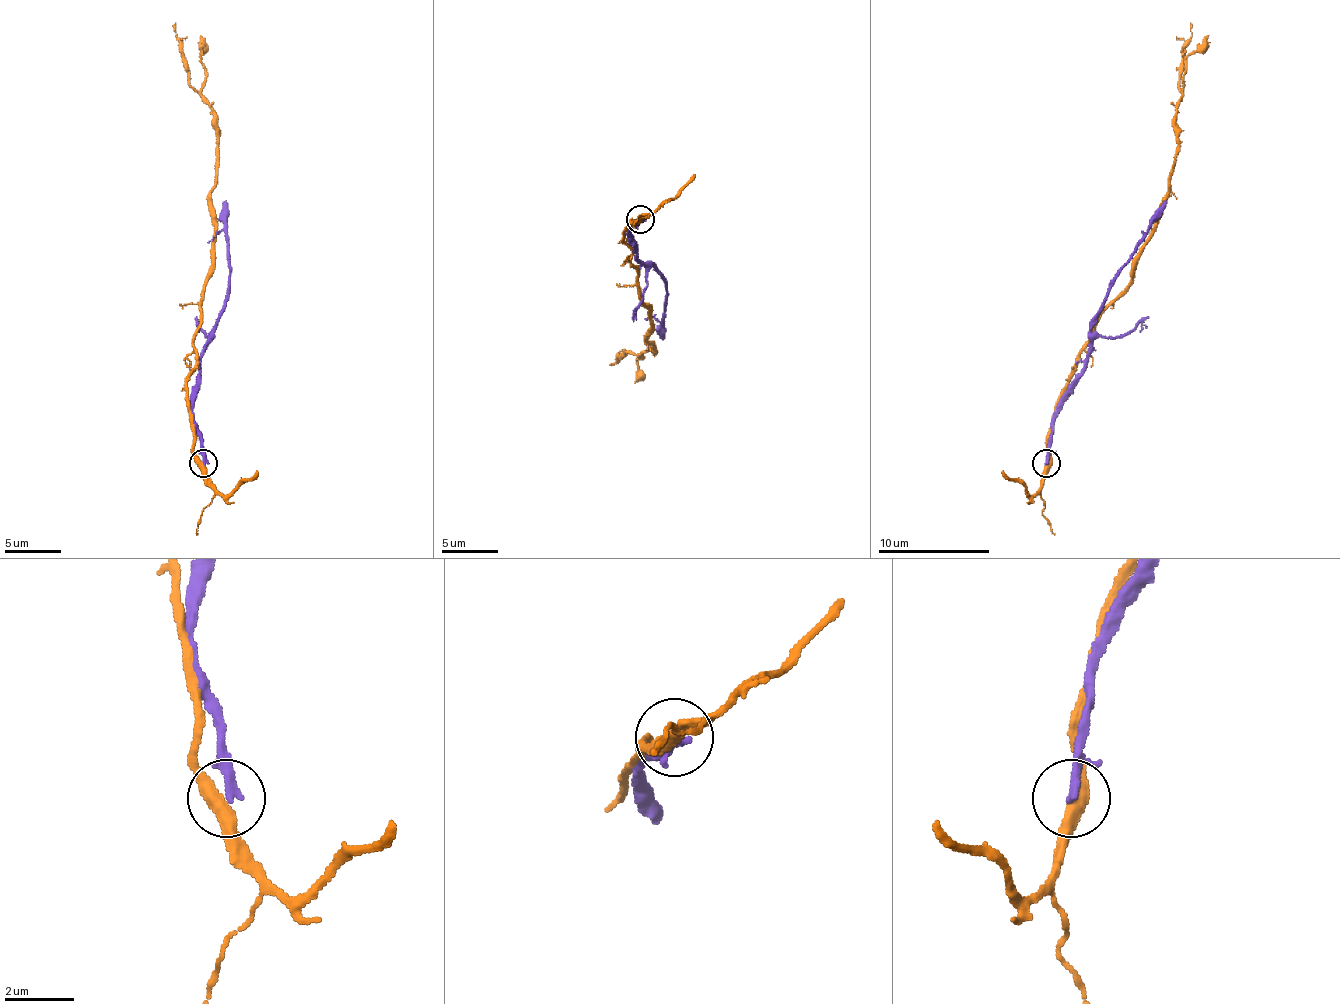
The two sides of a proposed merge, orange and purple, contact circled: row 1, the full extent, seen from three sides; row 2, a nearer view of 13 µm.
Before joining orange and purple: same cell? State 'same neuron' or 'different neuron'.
different neuron

